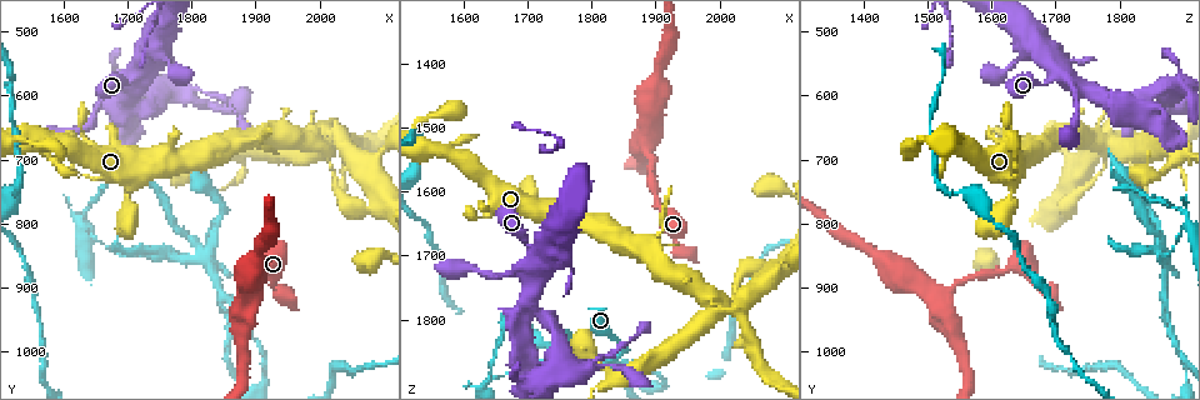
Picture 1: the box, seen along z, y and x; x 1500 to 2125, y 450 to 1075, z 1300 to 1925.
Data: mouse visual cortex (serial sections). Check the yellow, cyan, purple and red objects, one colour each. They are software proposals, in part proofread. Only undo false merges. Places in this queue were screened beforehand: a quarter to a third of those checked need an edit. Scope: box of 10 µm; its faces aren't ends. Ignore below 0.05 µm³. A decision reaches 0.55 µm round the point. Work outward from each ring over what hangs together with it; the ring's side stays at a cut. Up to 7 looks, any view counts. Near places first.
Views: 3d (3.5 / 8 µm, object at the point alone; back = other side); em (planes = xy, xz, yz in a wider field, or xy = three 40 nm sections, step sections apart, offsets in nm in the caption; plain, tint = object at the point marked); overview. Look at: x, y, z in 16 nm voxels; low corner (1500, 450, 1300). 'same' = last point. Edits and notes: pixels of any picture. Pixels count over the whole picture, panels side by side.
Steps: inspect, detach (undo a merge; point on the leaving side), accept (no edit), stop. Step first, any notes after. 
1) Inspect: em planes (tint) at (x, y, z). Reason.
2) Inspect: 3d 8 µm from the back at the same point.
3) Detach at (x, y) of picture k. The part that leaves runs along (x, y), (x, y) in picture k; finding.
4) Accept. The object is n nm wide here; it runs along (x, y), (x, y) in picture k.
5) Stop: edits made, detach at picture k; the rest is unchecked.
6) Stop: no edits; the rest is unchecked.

Inspect: 3d 3.5 µm at (1830, 855, 1870). Arms part here.

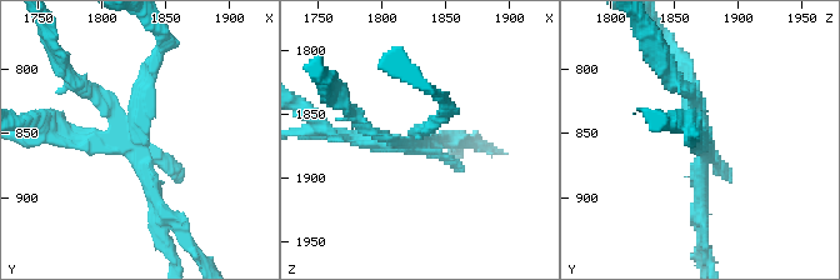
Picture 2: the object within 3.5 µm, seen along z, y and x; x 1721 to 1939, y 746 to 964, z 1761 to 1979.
Inspect: em xy step 1 (plain) at (1824, 850, 1868).

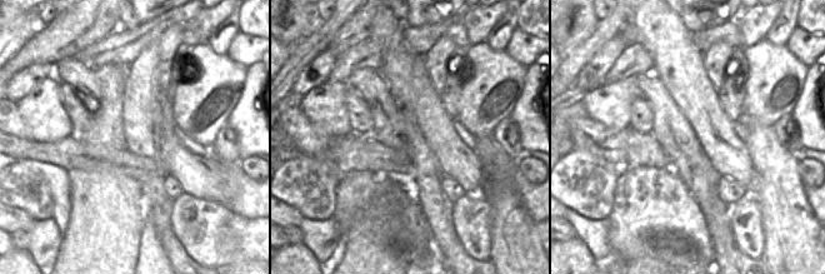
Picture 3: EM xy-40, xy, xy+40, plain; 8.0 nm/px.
Inspect: em xy step 1 (tint) at the same point. With the object marked.

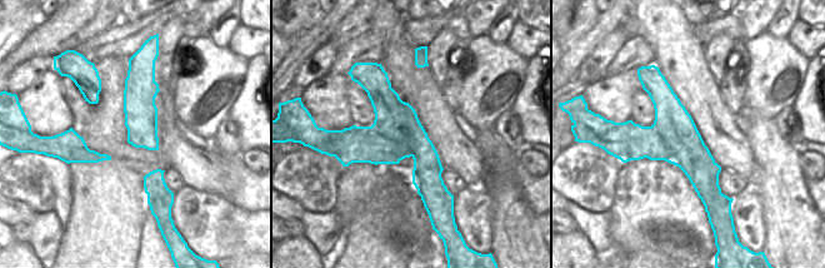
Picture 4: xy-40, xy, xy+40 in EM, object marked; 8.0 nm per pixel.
Detach at (364, 143) of picture 2. The part that leaves runs along (410, 141), (383, 144), (314, 131) in picture 2; a second cell is stuck on.

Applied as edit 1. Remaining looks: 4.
Inspect: overview. See it whole again.

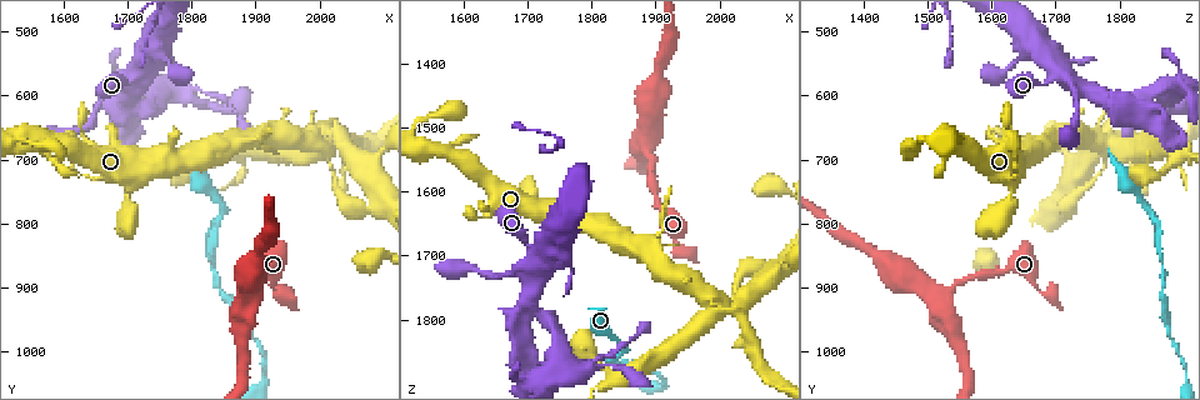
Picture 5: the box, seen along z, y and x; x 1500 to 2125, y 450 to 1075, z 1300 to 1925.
Inspect: 3d 3.5 µm at (1990, 675, 1780). Sharp bend.

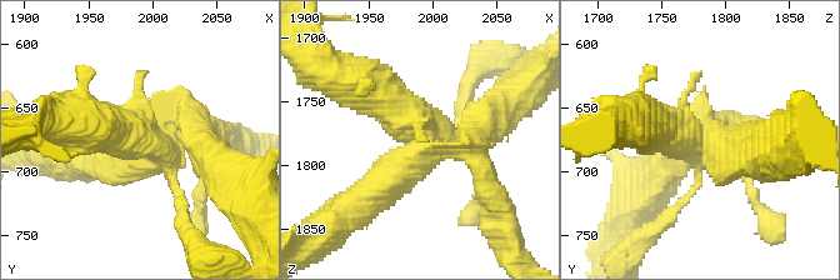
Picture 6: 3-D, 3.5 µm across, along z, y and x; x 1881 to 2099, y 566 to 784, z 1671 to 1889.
Inspect: em xy step 5 (plain) at (1988, 674, 1778).

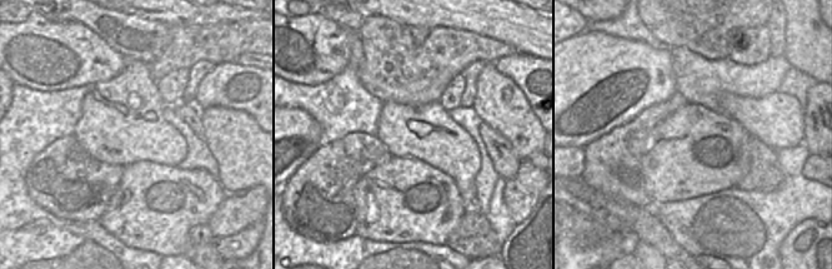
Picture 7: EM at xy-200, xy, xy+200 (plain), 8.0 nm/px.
Inspect: em xy step 5 (tint) at the same point.

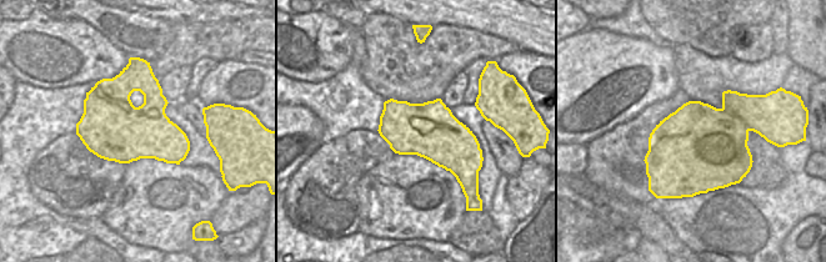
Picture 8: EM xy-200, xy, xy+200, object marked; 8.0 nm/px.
Detach at (684, 200) of picture 6. Two cells meet here.

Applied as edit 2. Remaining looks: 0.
Stop: edits made, detach at picture 2, detach at picture 6; the rest is unchecked.

